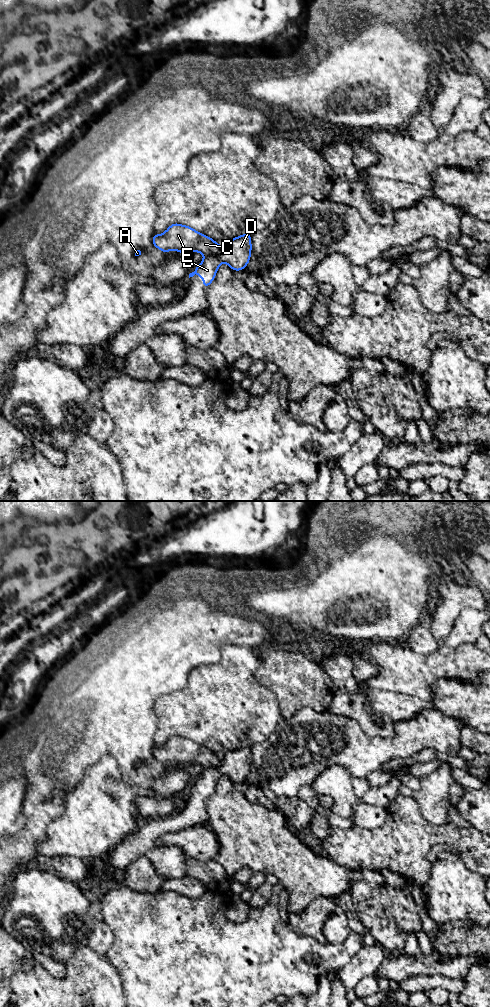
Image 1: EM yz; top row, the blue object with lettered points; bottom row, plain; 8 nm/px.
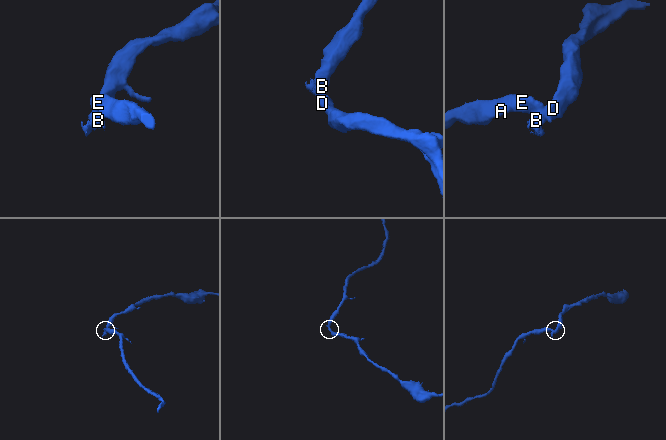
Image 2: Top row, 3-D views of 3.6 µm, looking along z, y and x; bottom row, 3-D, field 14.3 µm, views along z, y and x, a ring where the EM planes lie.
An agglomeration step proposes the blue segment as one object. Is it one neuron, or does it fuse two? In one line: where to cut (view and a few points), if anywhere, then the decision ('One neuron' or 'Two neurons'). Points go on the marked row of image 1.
Split along yz (223, 247), (218, 254), (210, 254), (204, 257). Two neurons

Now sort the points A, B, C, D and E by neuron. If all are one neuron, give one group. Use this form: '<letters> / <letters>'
A C E / B D

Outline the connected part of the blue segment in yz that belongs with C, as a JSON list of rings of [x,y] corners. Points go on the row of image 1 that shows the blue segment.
[[[176,222],[171,224],[165,232],[159,235],[154,233],[152,245],[164,254],[174,250],[182,254],[199,252],[204,257],[219,255],[223,250],[223,247],[214,239]]]

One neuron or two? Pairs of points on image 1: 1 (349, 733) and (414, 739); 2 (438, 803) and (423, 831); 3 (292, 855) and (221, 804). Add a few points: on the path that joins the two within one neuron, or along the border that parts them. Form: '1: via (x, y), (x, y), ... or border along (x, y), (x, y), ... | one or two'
1: via (365, 746), (398, 746) | one
2: border along (415, 801), (418, 812), (436, 826) | two
3: via (274, 848), (253, 836), (239, 822) | one

